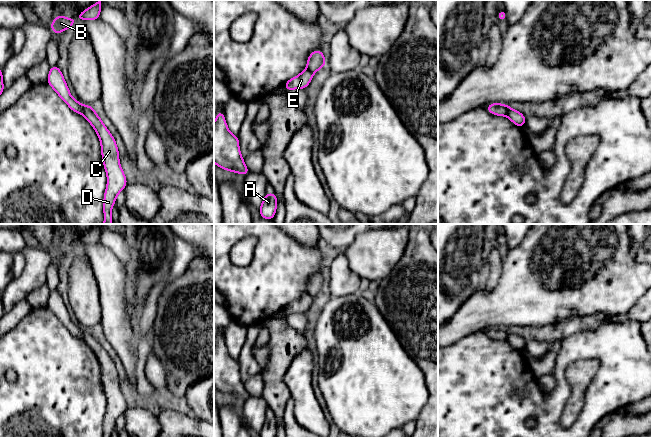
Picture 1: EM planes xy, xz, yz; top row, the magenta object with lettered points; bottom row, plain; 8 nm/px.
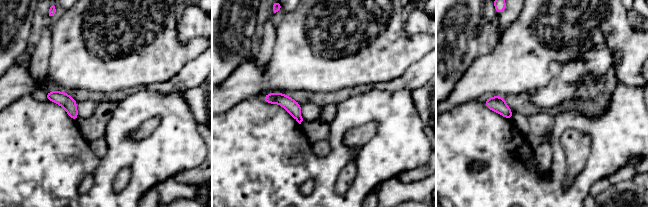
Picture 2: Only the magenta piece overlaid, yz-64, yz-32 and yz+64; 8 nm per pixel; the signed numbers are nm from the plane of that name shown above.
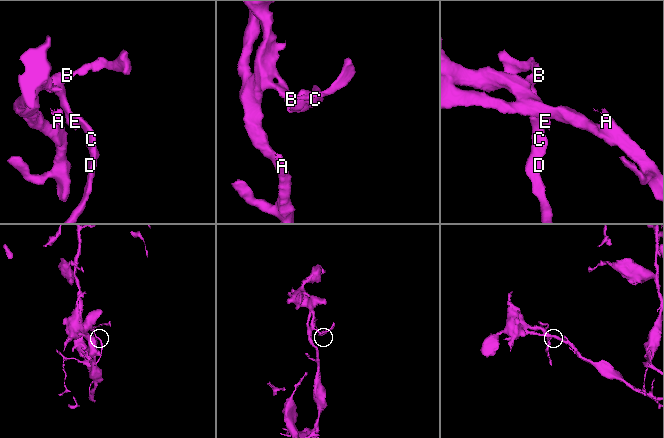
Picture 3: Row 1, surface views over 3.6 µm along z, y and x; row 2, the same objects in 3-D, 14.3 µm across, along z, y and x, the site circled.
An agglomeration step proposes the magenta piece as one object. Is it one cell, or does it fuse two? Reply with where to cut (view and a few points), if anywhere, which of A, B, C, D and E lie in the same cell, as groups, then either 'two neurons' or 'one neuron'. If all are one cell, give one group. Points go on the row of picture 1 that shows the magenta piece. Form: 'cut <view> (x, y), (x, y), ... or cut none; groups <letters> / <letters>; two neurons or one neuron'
cut yz (505, 105), (507, 115); groups A B E / C D; two neurons

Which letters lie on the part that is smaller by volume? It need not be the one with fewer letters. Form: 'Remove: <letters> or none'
Remove: C, D

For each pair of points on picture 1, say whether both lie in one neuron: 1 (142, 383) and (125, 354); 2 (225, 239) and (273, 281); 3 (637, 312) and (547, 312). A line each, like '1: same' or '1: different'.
1: different
2: same
3: different

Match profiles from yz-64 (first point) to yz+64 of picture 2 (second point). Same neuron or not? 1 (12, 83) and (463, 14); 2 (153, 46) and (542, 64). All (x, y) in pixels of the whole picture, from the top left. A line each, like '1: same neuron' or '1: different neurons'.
1: different neurons
2: same neuron

